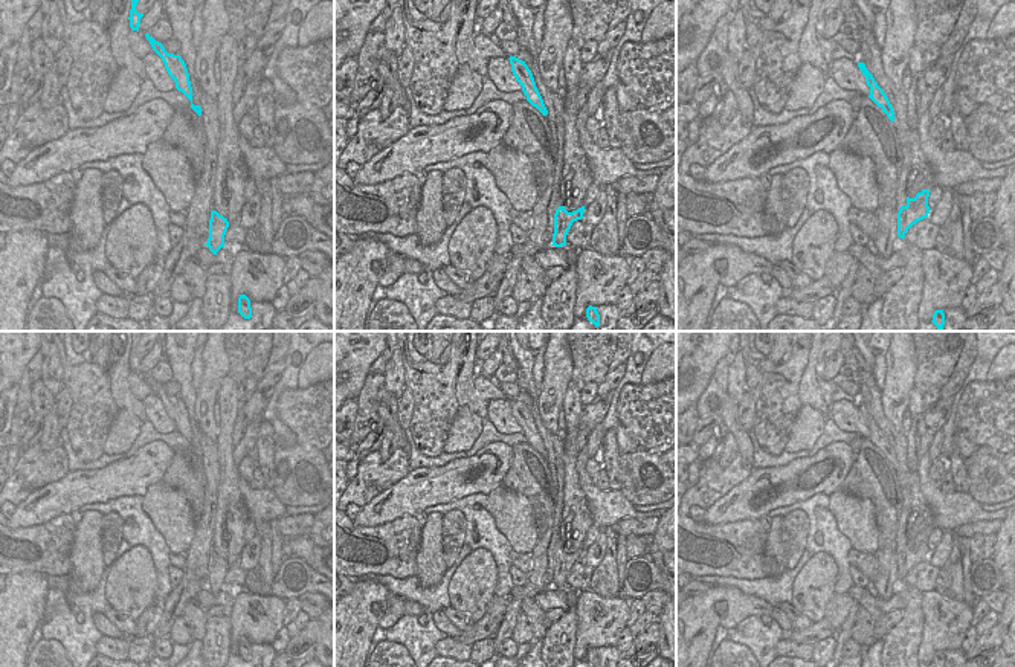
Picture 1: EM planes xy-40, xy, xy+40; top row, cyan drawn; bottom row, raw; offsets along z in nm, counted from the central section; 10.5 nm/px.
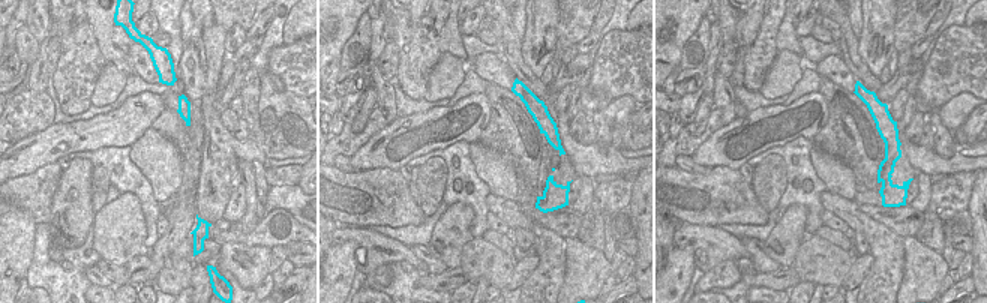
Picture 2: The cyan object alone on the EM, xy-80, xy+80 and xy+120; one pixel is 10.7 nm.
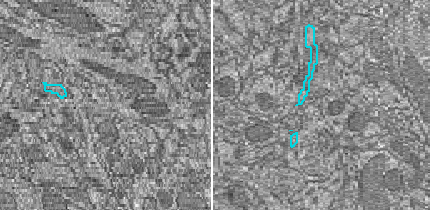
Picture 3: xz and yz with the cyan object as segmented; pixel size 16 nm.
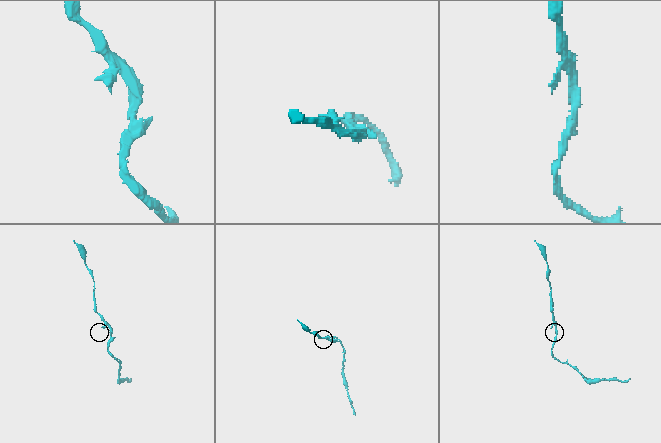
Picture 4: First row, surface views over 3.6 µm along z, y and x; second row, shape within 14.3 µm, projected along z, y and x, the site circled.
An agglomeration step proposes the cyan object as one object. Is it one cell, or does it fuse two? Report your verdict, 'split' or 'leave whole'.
split

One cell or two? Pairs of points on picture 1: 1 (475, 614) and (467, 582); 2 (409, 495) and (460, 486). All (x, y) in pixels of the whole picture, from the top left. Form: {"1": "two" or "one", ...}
{"1": "one", "2": "one"}

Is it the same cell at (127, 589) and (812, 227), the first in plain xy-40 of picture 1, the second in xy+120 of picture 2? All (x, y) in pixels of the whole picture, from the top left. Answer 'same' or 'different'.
different

